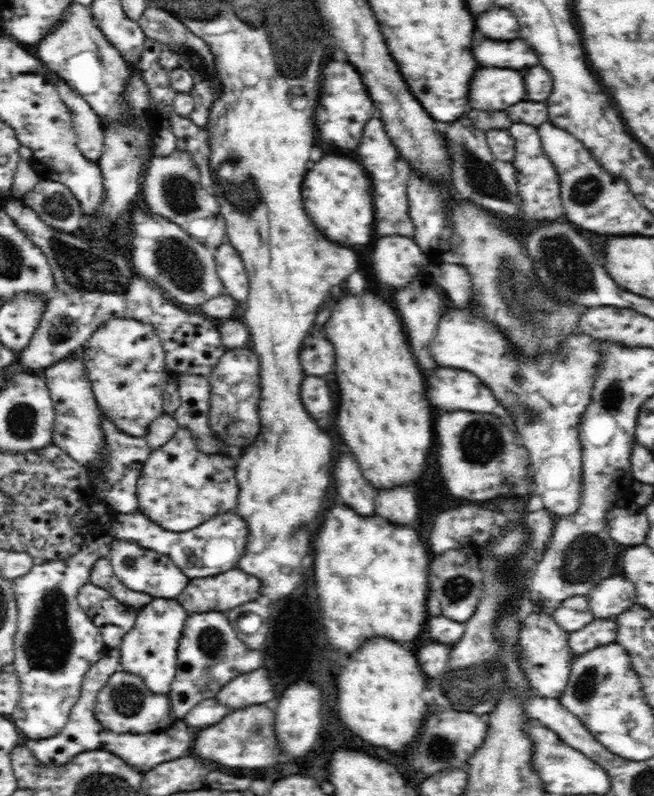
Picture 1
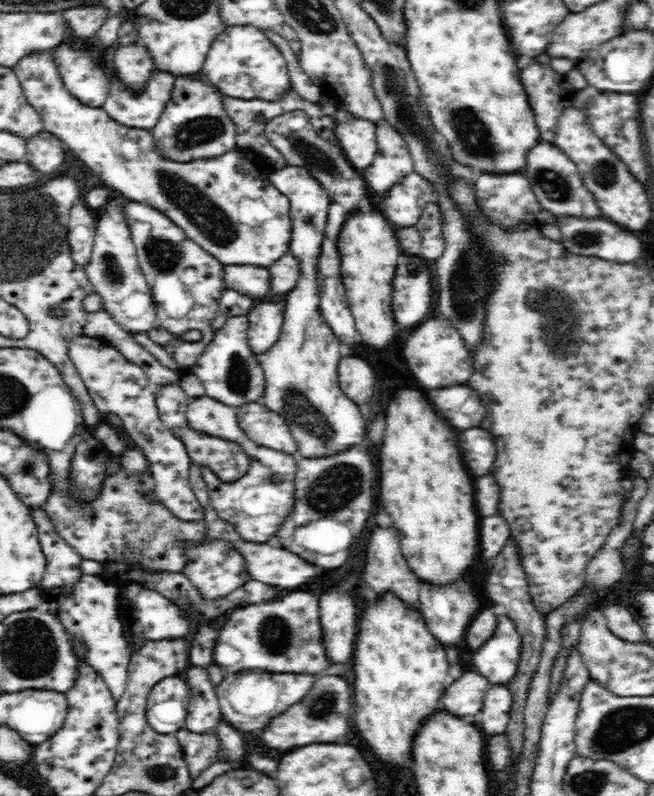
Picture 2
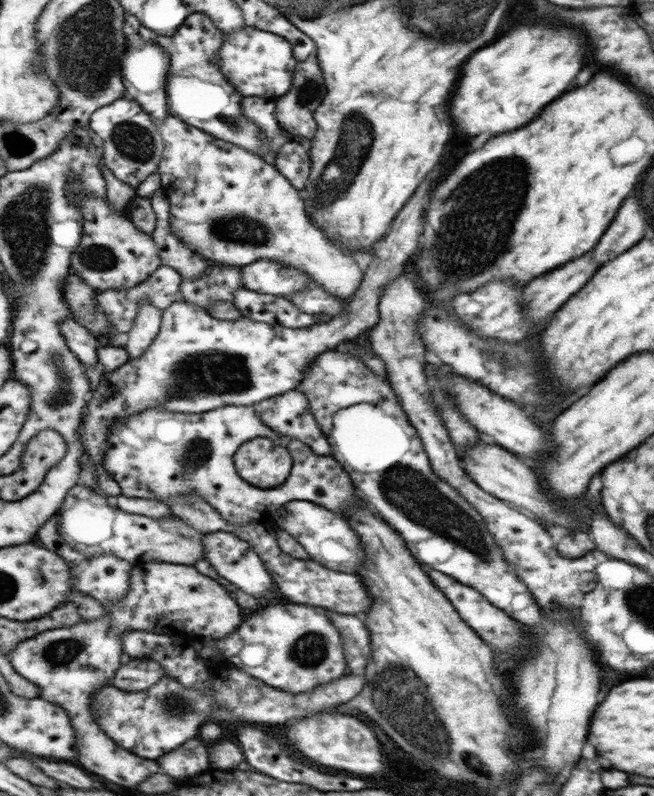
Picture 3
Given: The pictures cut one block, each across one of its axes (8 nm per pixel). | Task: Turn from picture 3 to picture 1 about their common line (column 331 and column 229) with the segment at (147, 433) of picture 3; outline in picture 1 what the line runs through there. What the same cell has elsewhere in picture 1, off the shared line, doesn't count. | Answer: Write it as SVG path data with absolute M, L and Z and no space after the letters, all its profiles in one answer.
M179 427L164 446L151 450L137 483L137 510L172 532L196 528L216 514L232 511L237 506L240 490L235 475L237 461L225 453L208 454L196 448L192 429Z

